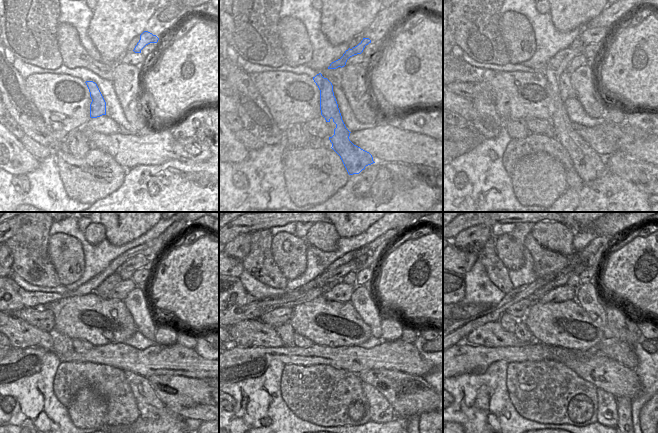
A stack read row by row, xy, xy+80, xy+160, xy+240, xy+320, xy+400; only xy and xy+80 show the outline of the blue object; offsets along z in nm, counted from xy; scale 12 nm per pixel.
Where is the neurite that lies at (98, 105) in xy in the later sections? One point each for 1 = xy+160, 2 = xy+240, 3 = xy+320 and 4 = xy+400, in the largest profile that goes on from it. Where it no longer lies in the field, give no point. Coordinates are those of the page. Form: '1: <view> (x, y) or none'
1: xy+160 (589, 165)
2: xy+240 (148, 403)
3: xy+320 (380, 411)
4: xy+400 (607, 415)

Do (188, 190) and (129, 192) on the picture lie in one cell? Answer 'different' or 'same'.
same

